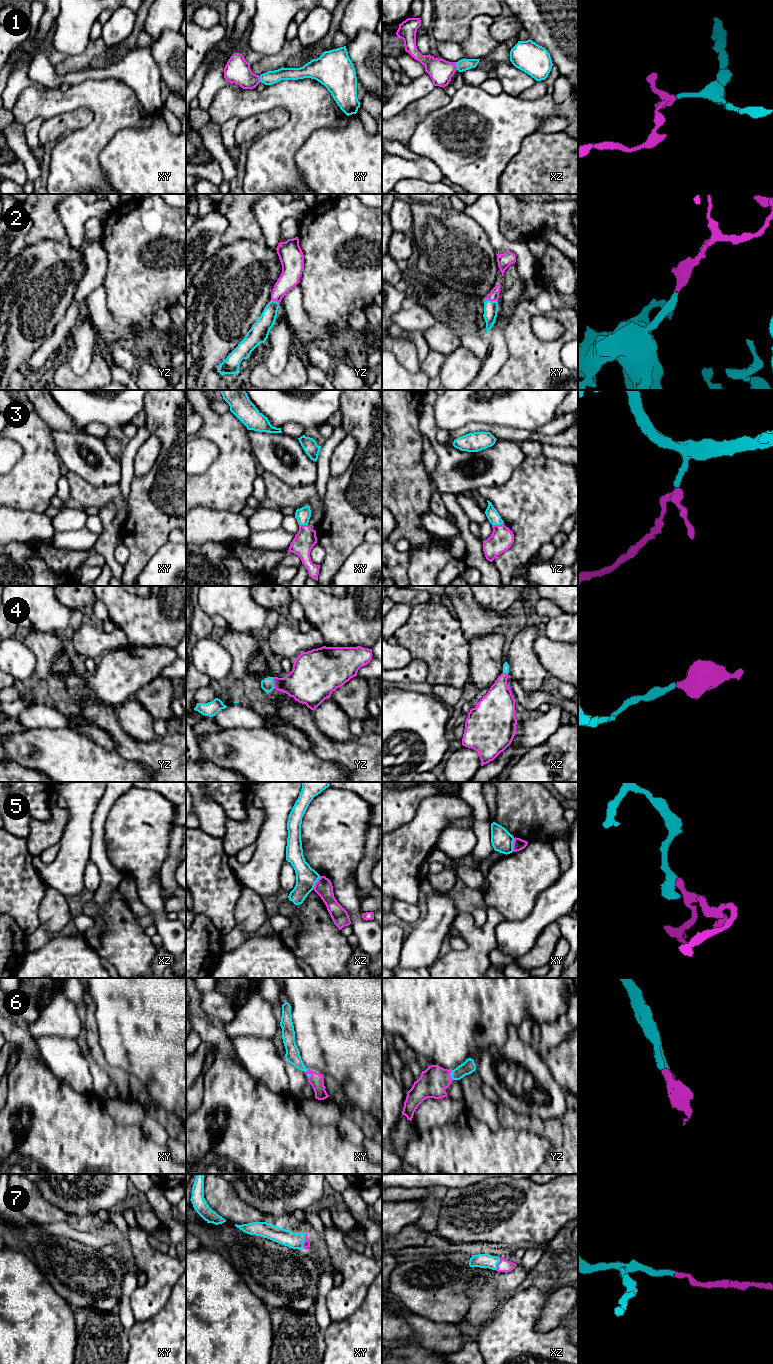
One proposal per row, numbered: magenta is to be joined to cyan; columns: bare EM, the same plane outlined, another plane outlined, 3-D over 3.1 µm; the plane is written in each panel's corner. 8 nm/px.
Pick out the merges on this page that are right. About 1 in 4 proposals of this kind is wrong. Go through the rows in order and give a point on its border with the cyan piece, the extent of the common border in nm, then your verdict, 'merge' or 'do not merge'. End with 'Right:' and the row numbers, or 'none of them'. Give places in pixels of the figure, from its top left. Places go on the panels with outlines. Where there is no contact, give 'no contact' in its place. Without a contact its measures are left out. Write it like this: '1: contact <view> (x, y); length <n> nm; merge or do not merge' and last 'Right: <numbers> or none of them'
1: contact xz (456, 65); length 70 nm; merge
2: contact xy (492, 301); length 100 nm; merge
3: contact yz (497, 524); length 100 nm; merge
4: contact yz (272, 683); length 100 nm; merge
5: contact xy (512, 845); length 110 nm; do not merge
6: contact yz (450, 1075); length 70 nm; merge
7: contact xy (304, 1240); length 120 nm; merge
Right: 1, 2, 3, 4, 6, 7

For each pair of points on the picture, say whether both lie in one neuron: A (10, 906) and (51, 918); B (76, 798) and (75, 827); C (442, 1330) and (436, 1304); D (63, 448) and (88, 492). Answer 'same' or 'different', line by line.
A: different
B: same
C: different
D: different

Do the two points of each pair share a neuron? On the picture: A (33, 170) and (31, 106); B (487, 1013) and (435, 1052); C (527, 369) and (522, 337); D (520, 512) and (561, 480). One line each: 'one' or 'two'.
A: two
B: one
C: one
D: one

